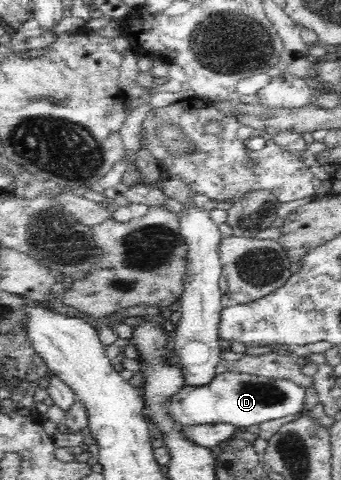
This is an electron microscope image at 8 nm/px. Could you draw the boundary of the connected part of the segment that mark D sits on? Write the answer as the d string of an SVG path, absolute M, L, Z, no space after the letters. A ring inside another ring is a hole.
M224 372L216 374L214 381L203 388L182 388L173 399L170 409L174 419L185 426L199 424L228 423L239 429L253 424L262 424L266 420L278 420L303 410L306 400L305 388L292 380L264 378L255 374L234 374Z

